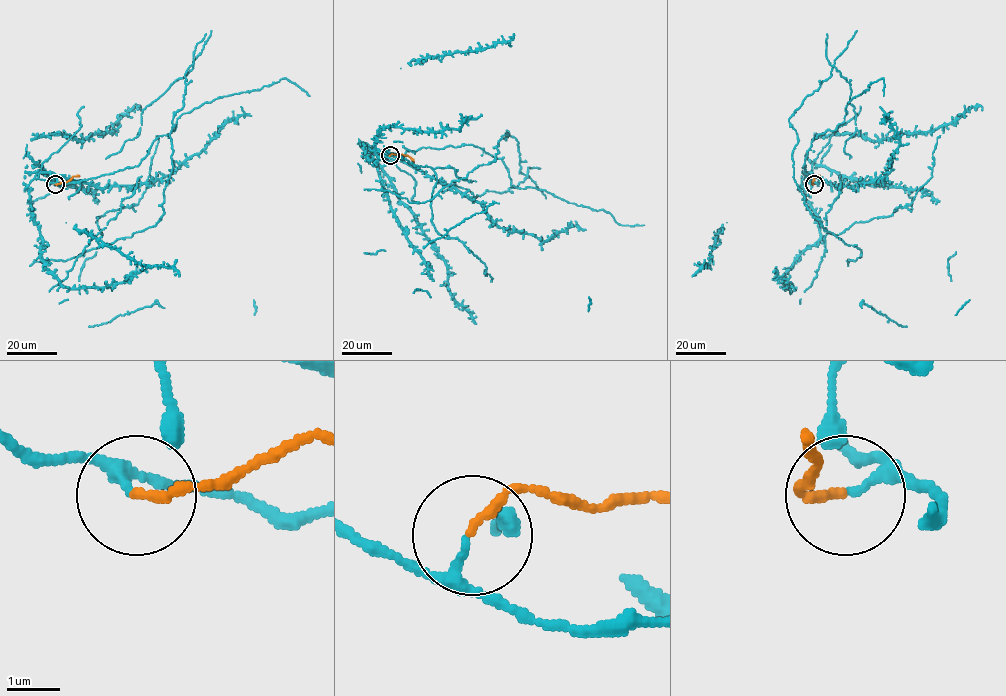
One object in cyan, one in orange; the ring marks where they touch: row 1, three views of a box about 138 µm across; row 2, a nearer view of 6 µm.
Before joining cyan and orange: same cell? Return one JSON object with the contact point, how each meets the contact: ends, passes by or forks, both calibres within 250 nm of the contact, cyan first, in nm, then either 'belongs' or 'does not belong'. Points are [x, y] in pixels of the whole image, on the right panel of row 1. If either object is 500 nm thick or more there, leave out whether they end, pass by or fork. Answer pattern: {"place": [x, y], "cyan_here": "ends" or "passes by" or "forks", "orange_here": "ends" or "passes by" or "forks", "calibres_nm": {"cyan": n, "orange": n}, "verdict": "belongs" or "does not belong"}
{"place": [814, 184], "cyan_here": "forks", "orange_here": "ends", "calibres_nm": {"cyan": 100, "orange": 170}, "verdict": "belongs"}

